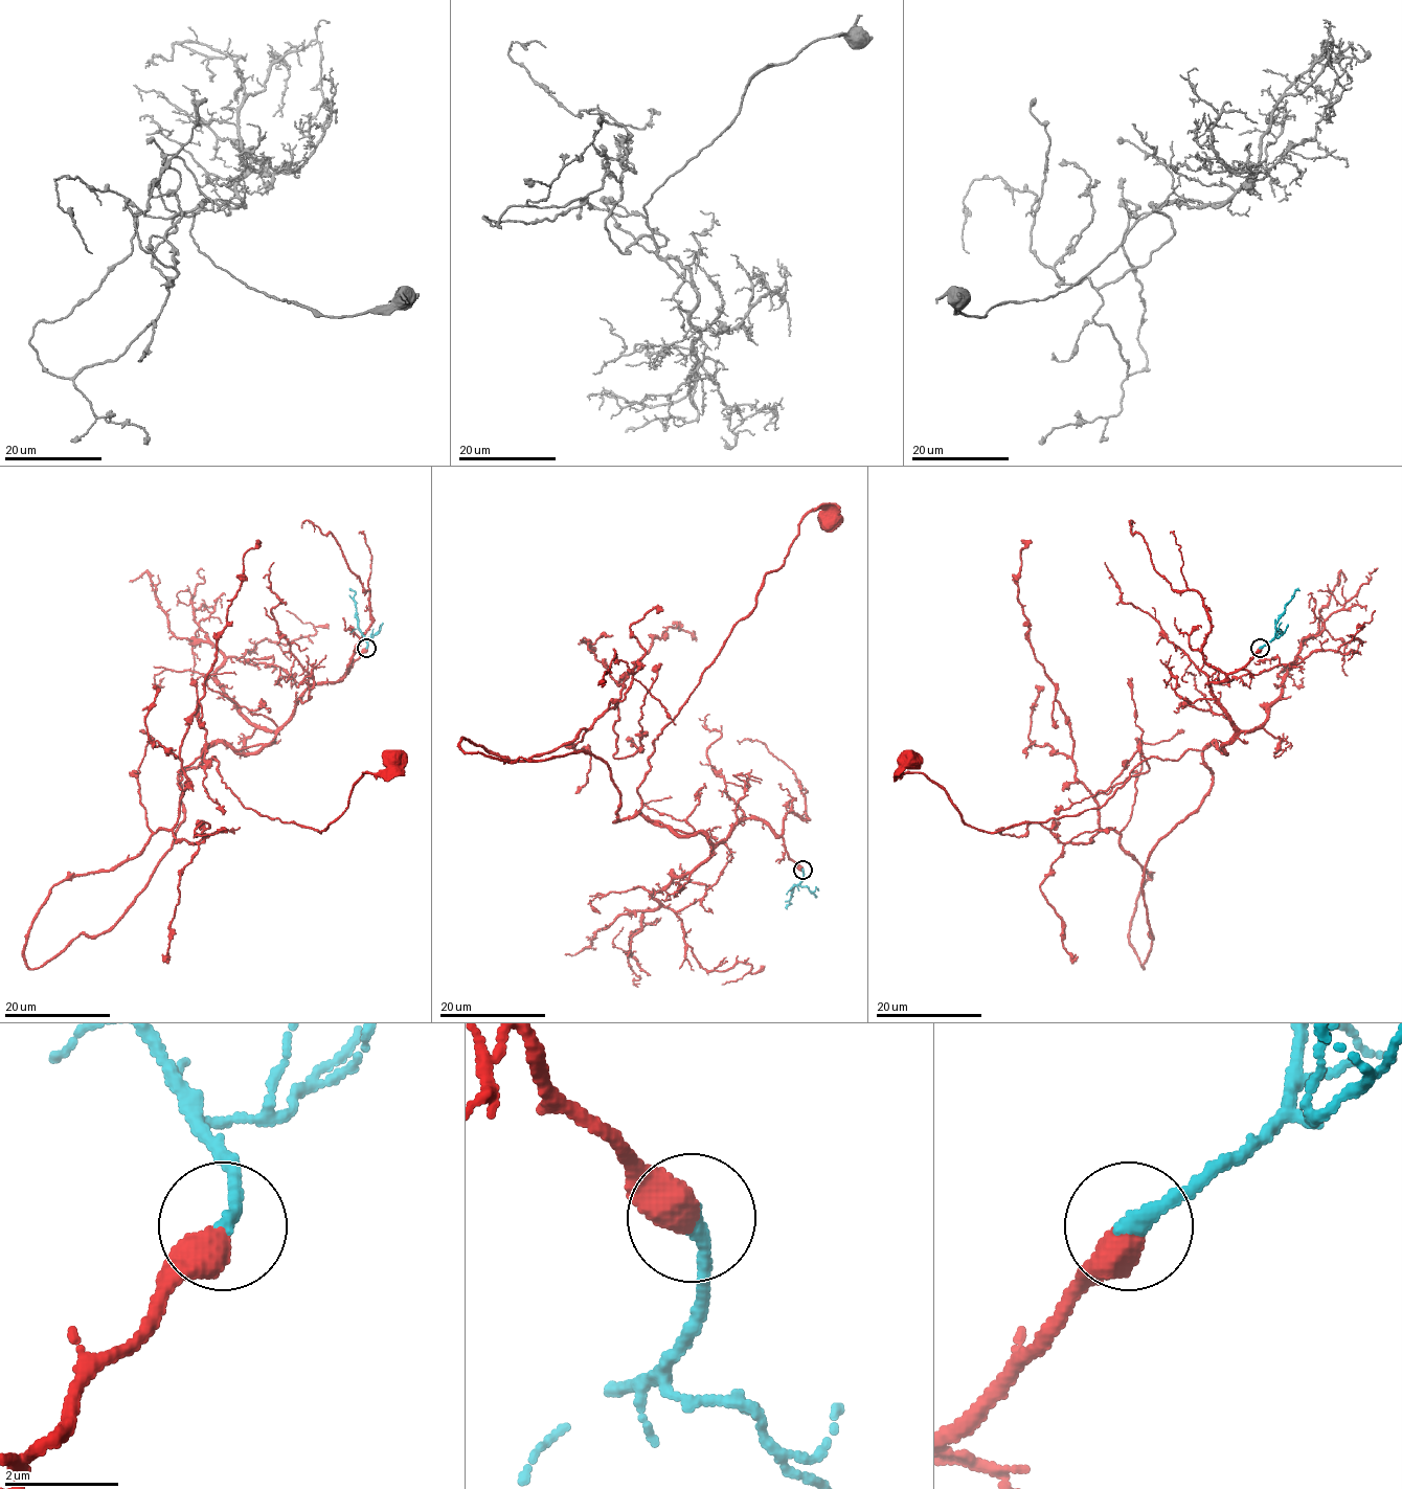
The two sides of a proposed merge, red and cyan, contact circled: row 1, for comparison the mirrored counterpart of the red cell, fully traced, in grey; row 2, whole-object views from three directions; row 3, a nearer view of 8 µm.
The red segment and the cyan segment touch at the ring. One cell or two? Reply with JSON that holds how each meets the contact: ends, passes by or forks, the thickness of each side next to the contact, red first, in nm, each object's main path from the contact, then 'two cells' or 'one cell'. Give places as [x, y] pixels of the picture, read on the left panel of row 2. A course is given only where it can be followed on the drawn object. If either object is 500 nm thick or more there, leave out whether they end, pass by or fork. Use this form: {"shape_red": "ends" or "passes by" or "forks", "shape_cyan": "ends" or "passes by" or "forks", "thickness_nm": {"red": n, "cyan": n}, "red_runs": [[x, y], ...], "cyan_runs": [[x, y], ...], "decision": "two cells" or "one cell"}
{"thickness_nm": {"red": 550, "cyan": 280}, "red_runs": [[366, 648], [267, 745], [215, 742], [202, 759], [245, 807], [320, 833], [394, 761]], "cyan_runs": [[366, 648], [356, 612], [355, 592], [349, 589]], "decision": "one cell"}

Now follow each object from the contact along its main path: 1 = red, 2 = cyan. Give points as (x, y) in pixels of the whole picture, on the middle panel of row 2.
1: (803, 870), (762, 820), (713, 843), (650, 820), (638, 787), (658, 736), (784, 563), (799, 520), (831, 517)
2: (803, 870), (803, 880), (794, 885), (790, 903), (785, 908)

